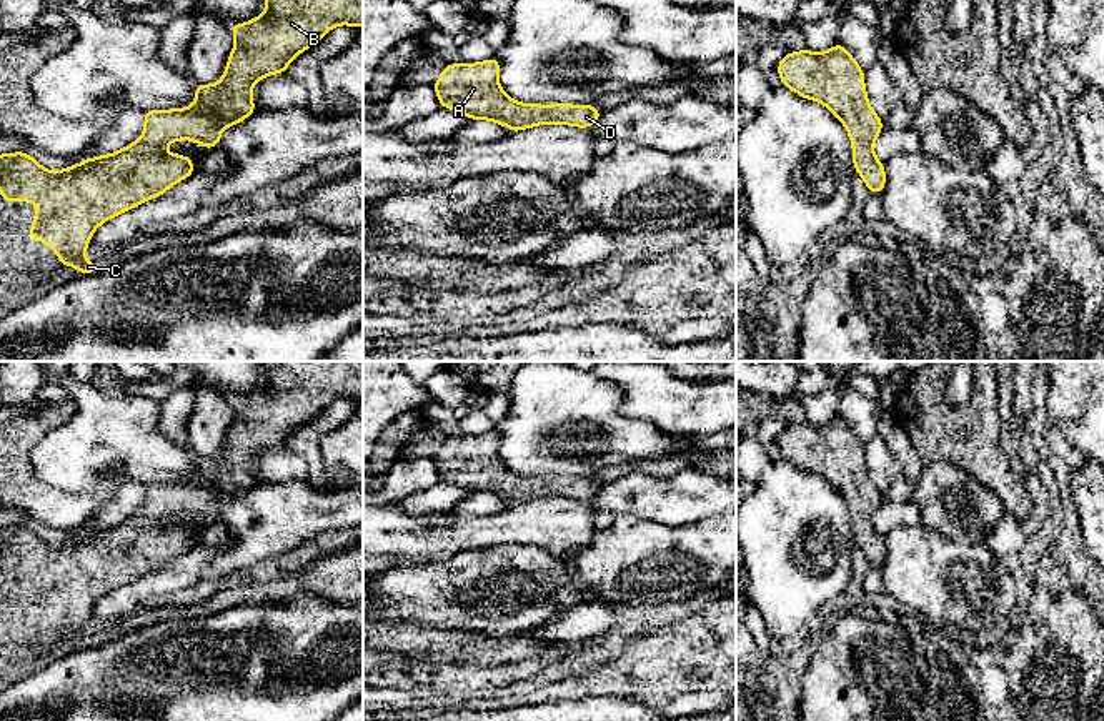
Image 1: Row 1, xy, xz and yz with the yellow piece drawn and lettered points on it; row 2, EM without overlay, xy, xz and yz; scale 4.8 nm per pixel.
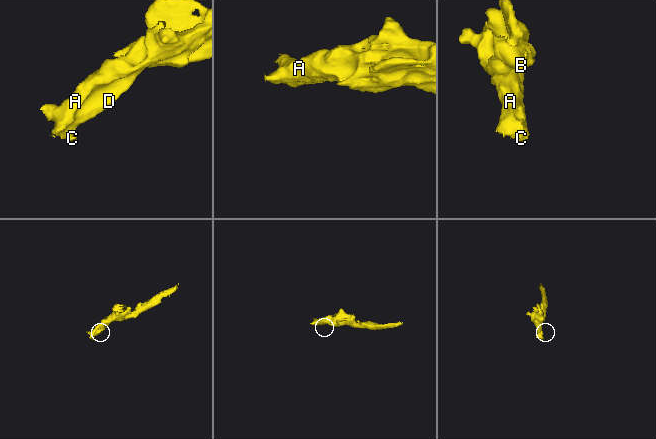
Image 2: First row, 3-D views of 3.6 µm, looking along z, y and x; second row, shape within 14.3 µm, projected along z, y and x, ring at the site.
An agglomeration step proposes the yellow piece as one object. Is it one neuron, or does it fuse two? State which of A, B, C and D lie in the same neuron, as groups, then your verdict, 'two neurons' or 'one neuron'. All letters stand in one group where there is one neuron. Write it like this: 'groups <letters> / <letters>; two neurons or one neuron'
groups A B C D; one neuron

